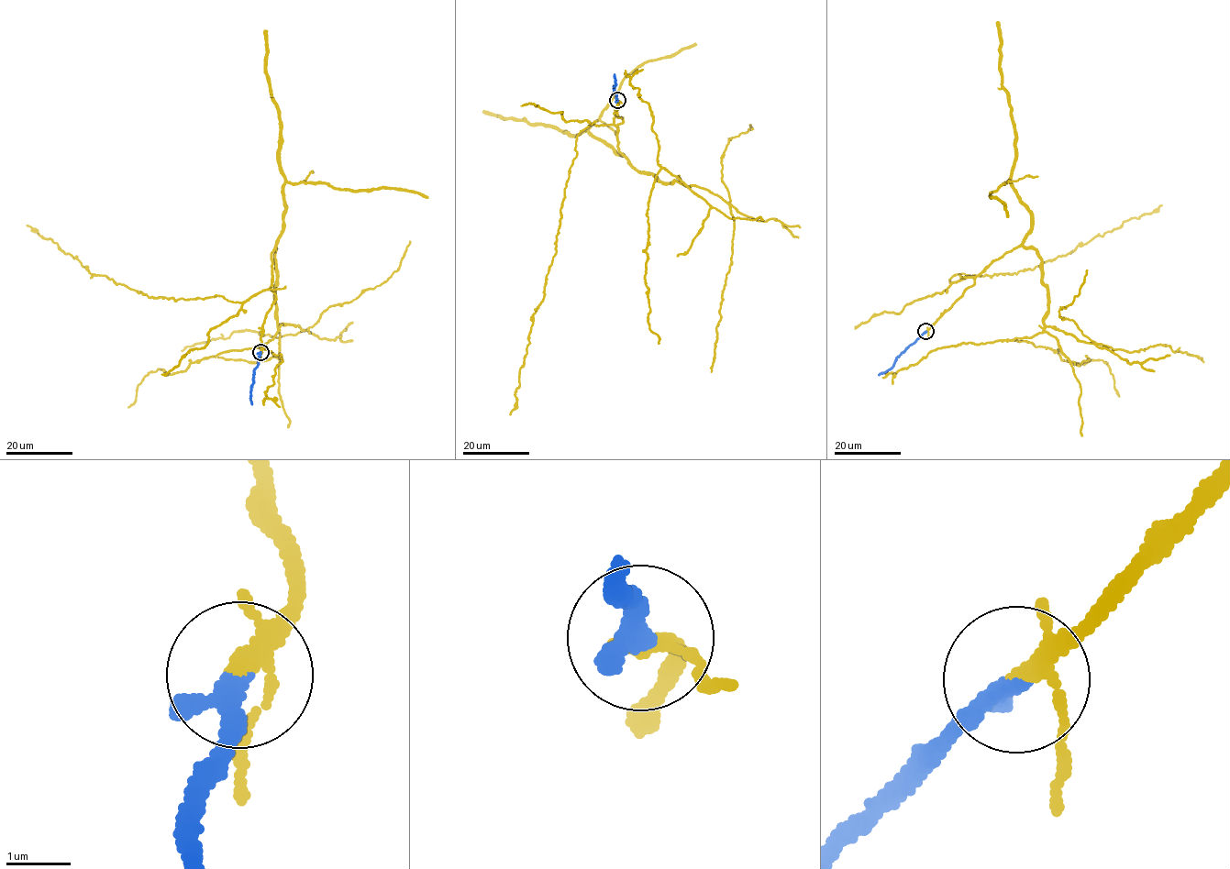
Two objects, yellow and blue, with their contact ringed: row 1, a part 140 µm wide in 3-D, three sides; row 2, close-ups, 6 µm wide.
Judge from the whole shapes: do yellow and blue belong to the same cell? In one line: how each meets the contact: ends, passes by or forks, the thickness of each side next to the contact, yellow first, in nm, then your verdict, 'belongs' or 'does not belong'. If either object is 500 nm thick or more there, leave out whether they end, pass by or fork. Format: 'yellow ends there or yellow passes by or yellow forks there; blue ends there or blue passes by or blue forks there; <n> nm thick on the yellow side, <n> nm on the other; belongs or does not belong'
yellow forks there; blue ends there; 170 nm thick on the yellow side, 360 nm on the other; belongs

